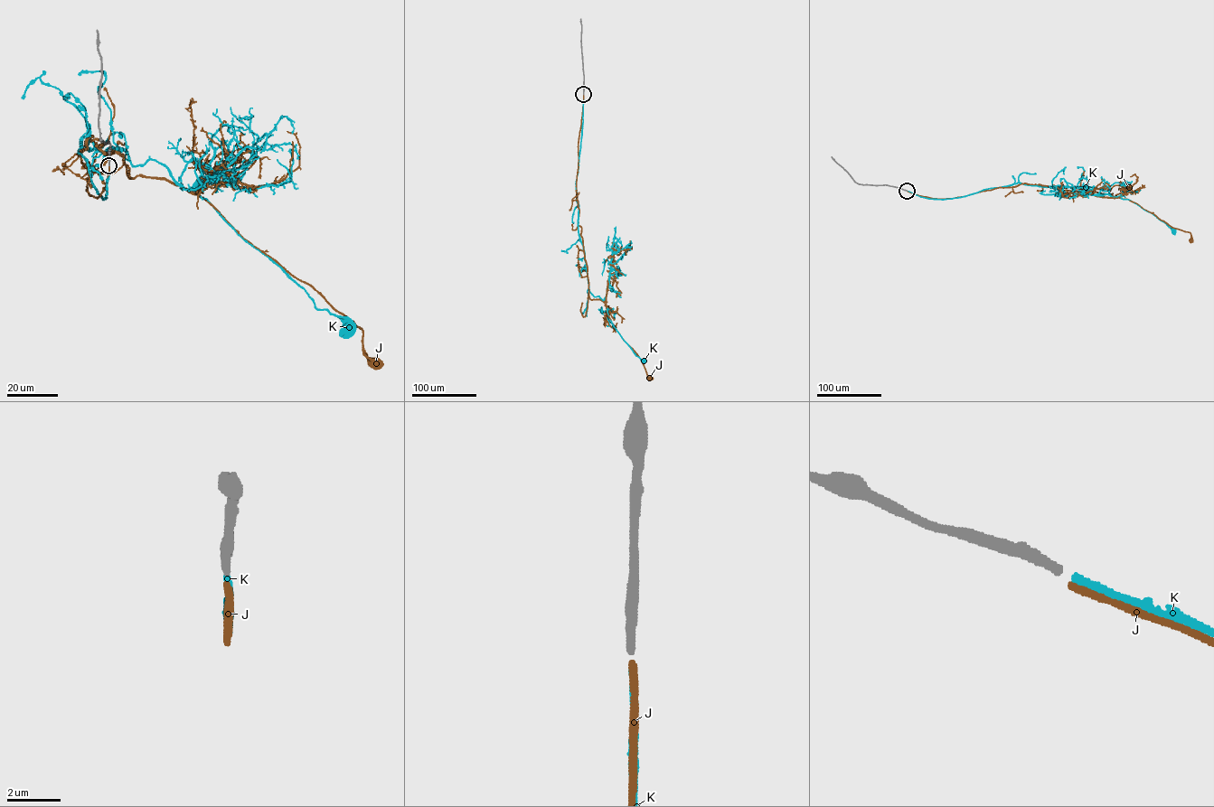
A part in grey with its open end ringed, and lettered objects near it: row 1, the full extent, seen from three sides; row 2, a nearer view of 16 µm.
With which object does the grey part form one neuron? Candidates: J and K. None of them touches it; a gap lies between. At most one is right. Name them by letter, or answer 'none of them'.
K

